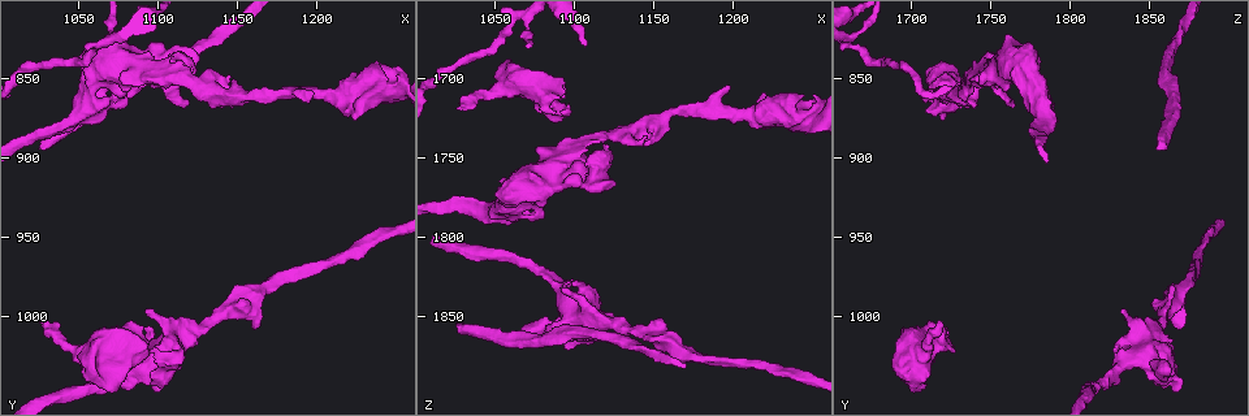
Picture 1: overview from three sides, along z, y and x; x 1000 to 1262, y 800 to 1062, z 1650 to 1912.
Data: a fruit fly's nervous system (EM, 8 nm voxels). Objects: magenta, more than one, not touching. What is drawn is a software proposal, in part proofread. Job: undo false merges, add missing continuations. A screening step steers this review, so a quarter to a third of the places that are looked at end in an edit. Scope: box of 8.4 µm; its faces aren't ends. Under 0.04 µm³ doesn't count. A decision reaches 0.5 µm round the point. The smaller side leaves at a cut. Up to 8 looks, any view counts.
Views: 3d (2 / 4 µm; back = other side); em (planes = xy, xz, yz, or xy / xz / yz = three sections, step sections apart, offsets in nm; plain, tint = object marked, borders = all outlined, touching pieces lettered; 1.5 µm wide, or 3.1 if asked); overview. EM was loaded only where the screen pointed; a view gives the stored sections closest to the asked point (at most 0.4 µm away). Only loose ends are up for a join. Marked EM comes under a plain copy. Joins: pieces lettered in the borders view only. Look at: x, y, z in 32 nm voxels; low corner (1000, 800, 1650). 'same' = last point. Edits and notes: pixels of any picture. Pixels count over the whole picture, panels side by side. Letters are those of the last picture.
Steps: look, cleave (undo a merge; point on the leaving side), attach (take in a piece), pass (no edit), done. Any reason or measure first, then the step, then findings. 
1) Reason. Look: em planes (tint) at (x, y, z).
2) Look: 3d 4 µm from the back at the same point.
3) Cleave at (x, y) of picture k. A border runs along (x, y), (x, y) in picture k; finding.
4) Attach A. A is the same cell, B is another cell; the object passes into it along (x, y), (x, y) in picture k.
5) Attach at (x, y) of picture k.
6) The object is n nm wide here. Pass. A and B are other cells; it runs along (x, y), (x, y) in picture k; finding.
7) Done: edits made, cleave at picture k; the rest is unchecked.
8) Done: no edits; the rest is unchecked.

End of a long branch. Look: 3d 2 µm at (1026, 892, 1856).

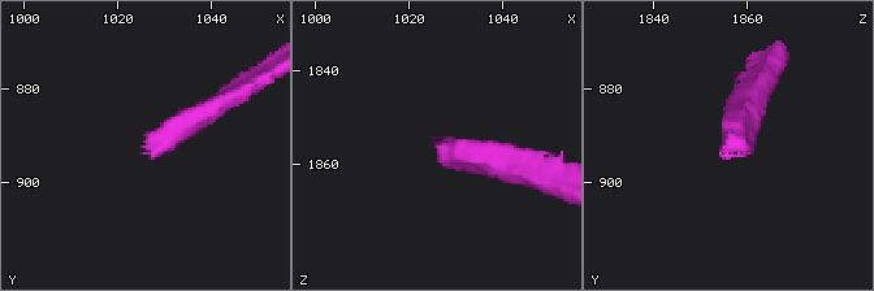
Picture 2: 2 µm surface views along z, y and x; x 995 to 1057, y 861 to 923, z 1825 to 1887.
Need the tissue. Look: em planes (borders) at (1027, 892, 1855).

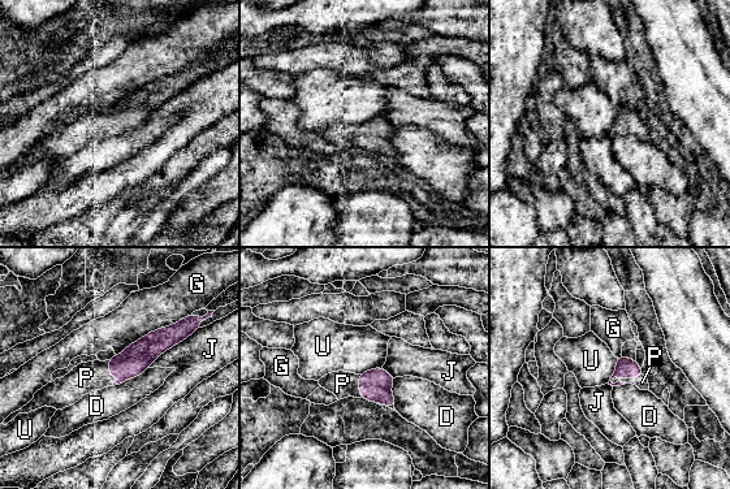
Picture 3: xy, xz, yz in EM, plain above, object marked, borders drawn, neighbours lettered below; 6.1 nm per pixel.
The object is 140 nm wide here. Attach P. P is the same cell, D, G, J and U are other cells; the neuron continues.

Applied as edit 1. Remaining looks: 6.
Look: overview.

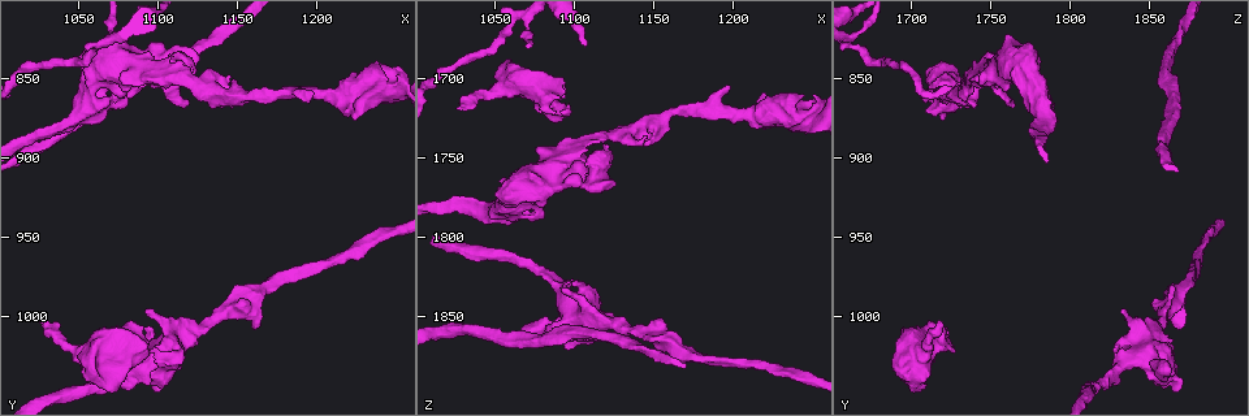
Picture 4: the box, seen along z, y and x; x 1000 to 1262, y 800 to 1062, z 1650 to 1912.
Look: 3d 2 µm at (1026, 1004, 1718).

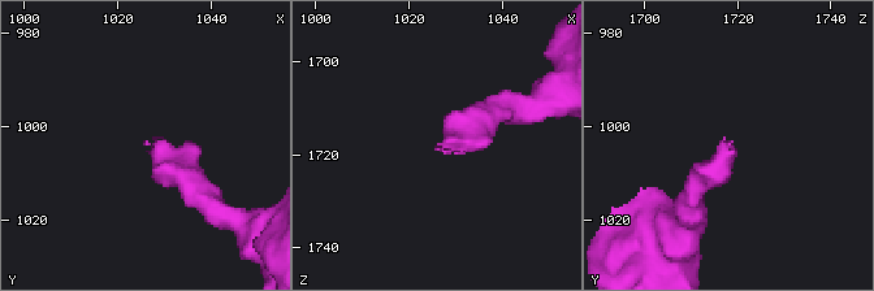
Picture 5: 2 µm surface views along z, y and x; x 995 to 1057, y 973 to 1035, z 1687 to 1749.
Need the tissue. Look: em yz step 8 (borders) at (1026, 1004, 1719).

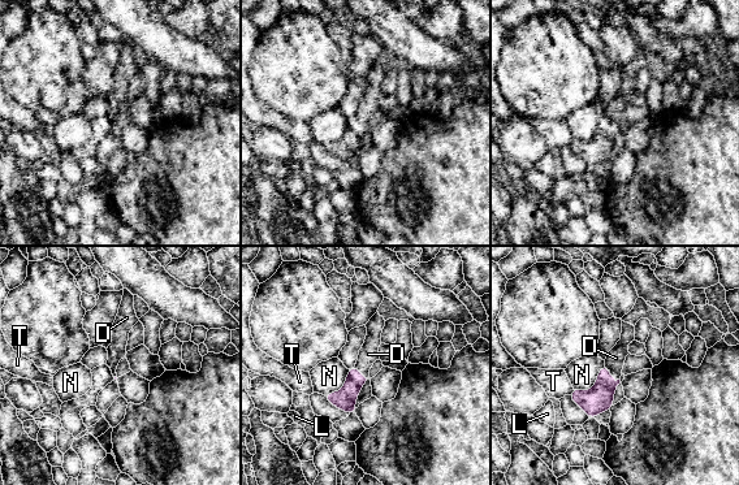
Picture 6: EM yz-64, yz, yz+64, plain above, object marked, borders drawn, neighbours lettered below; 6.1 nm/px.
Attach D. D is the same cell, L, N and T are other cells; the object passes into it along (600, 398), (610, 375), (616, 358) in picture 6; the neuron continues.

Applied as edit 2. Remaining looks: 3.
An open end. Look: em yz step 8 (tint) at (1090, 1004, 1712).

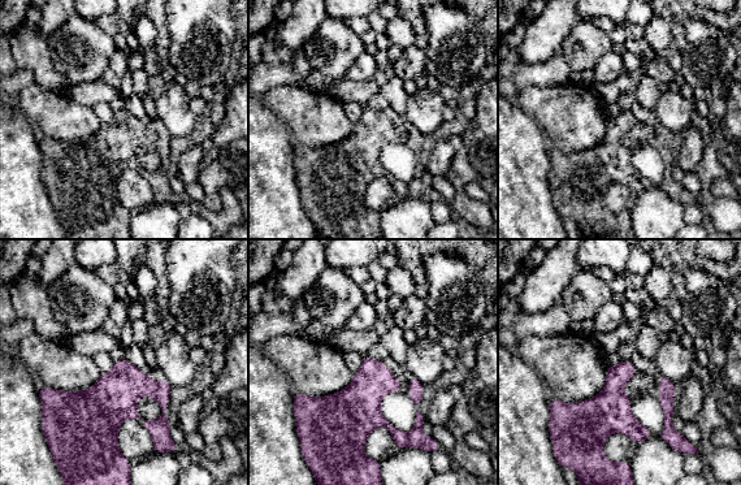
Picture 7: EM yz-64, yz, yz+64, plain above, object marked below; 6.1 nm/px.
Another direction. Look: em planes (borders) at the same point.

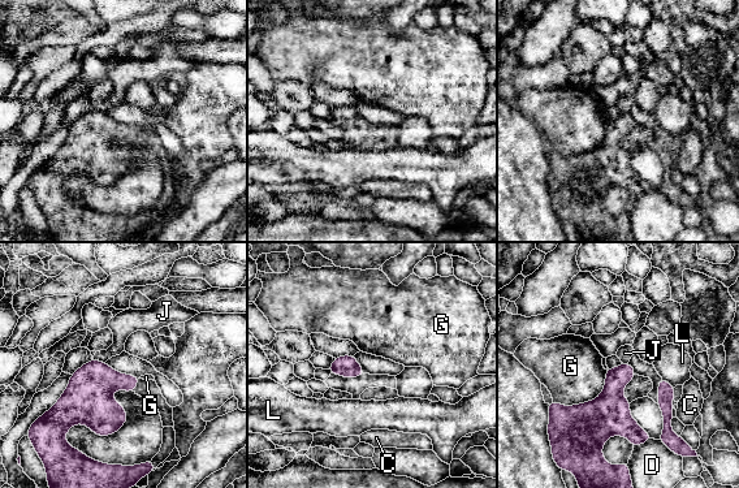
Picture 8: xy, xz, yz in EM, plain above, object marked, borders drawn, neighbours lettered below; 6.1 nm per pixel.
Pass. C, D, G, J and L are other cells; a border runs along (606, 370), (595, 398), (553, 401) in picture 8; none of them fits.

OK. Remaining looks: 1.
Done: edits made, attach at picture 3, attach at picture 6; the rest is unchecked.

